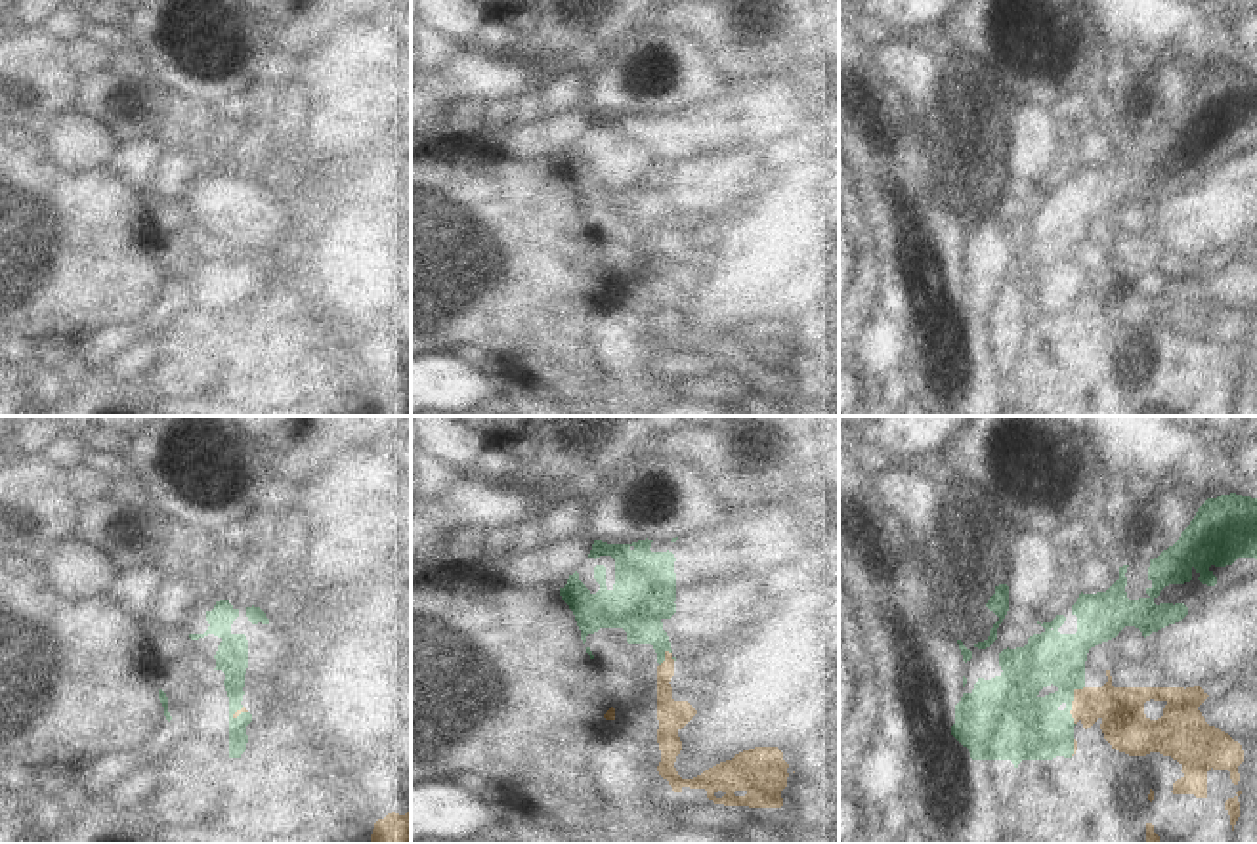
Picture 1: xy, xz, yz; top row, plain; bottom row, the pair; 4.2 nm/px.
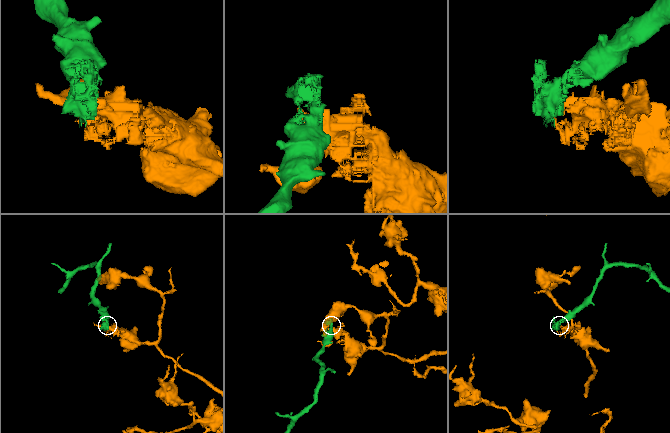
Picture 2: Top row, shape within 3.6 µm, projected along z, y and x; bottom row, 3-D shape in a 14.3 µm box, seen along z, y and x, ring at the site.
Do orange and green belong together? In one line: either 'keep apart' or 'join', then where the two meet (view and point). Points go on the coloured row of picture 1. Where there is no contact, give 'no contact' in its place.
keep apart | yz (1072, 703)

